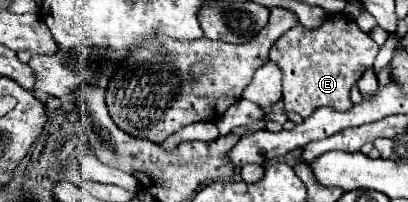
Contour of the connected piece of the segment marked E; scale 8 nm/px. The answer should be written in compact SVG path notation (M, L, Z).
M328 18L320 28L306 30L296 24L278 38L270 50L270 60L284 72L284 108L308 118L320 106L332 106L336 110L348 110L352 106L350 88L358 82L364 68L370 68L378 54L378 44L364 34L356 22L344 18Z

